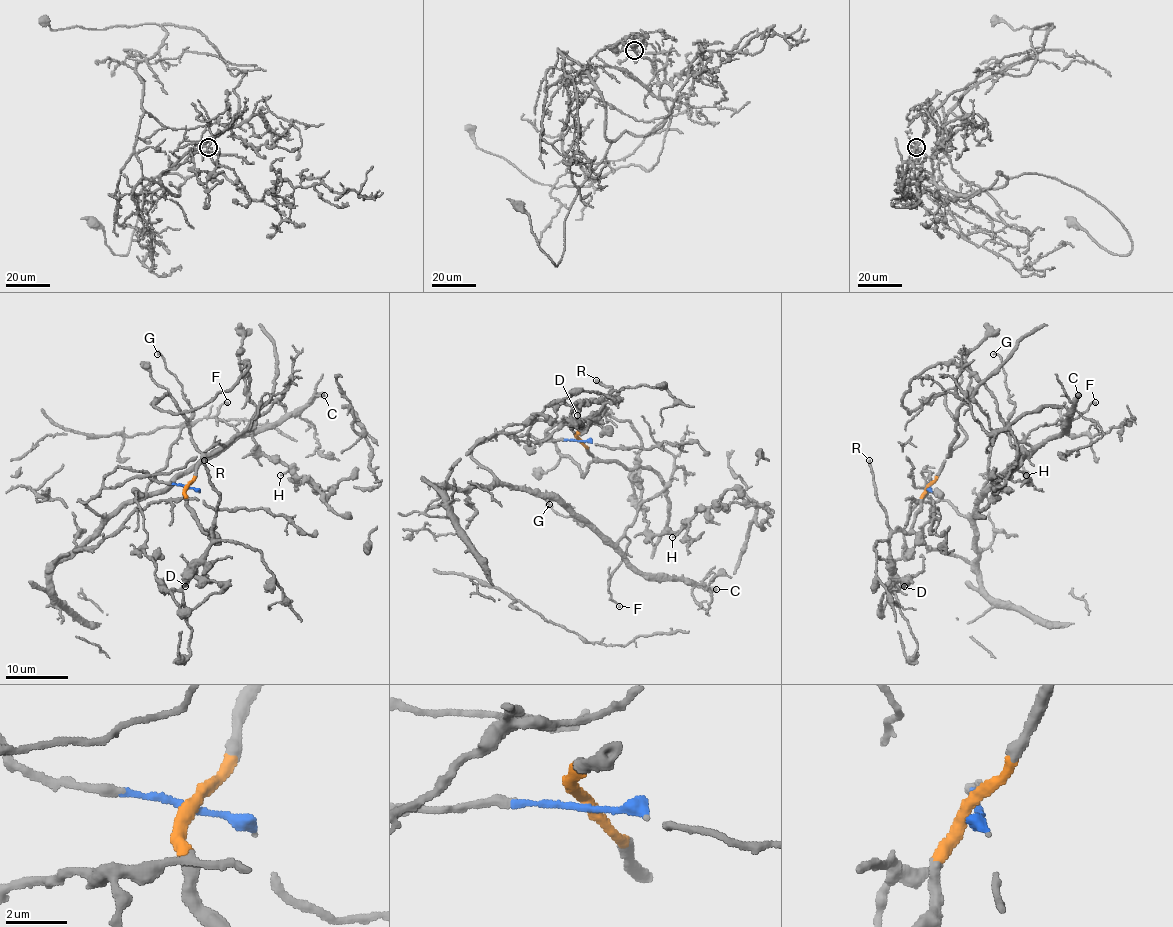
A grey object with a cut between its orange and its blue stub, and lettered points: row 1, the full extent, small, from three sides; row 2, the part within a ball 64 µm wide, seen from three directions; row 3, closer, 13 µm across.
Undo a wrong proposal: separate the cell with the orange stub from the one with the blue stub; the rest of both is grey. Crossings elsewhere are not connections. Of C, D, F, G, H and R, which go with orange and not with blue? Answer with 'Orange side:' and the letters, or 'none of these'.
Orange side: D, H, R

